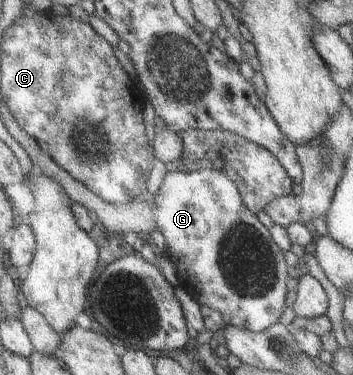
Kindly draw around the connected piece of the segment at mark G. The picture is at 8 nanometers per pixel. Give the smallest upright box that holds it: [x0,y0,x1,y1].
[153,169,289,333]

